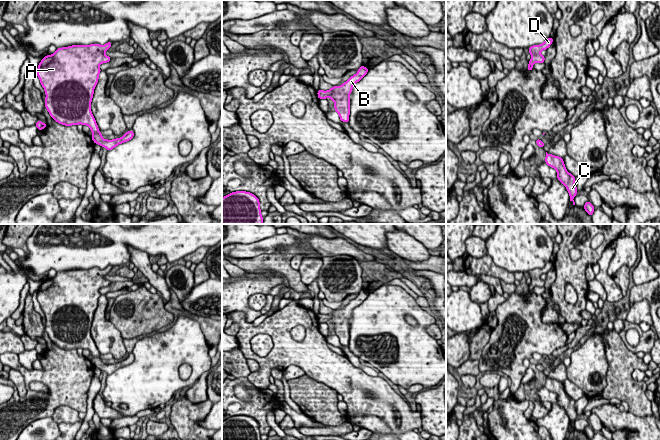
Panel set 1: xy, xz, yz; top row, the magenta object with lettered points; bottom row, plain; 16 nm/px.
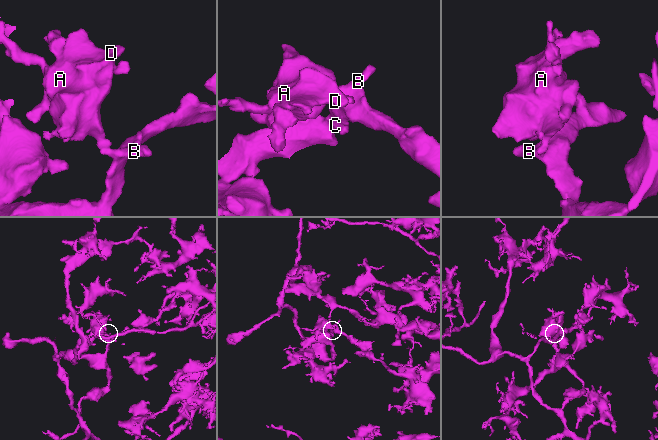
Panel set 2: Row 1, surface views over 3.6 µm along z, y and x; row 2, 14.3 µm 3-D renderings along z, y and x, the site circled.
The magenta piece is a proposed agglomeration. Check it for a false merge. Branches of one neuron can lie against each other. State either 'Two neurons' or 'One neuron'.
One neuron

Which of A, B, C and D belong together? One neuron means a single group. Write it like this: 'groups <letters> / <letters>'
groups A B C D

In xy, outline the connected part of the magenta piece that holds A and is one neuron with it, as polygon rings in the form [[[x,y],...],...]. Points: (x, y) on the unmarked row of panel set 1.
[[[112,268],[57,272],[54,278],[42,282],[37,293],[37,300],[46,318],[45,332],[50,340],[65,350],[89,350],[94,367],[107,375],[134,361],[134,356],[129,354],[121,362],[104,364],[91,336],[94,312],[101,296],[99,290],[111,284],[104,276]]]

